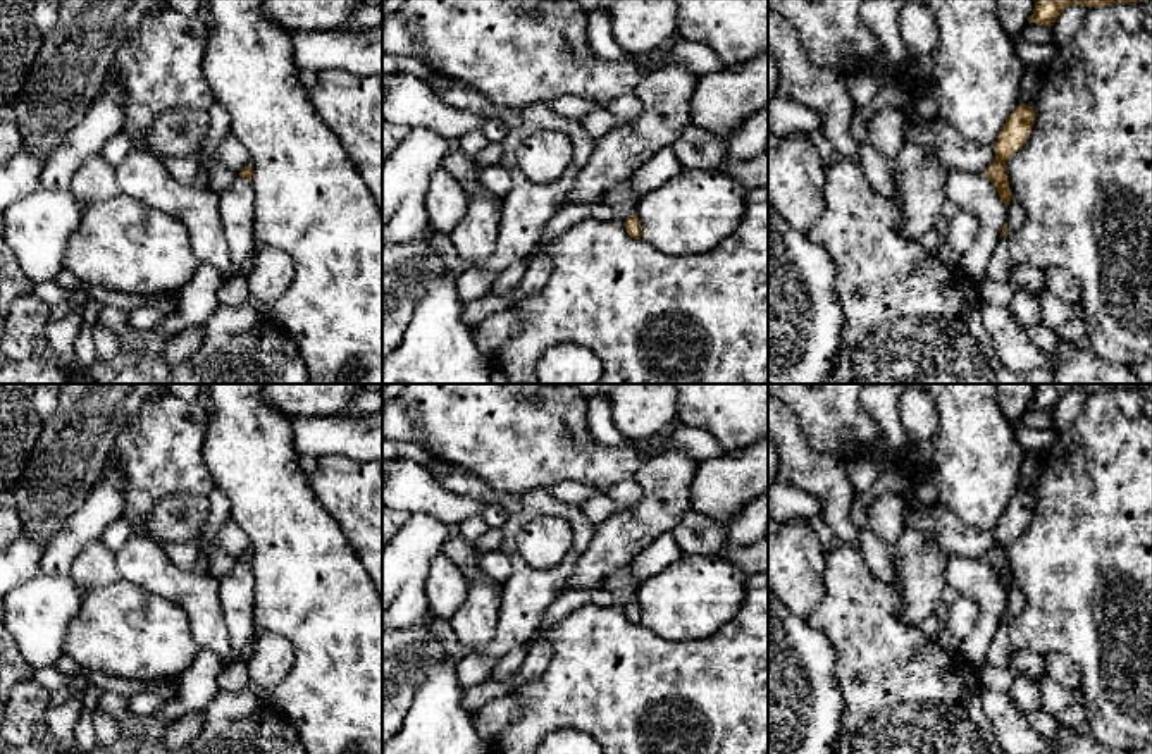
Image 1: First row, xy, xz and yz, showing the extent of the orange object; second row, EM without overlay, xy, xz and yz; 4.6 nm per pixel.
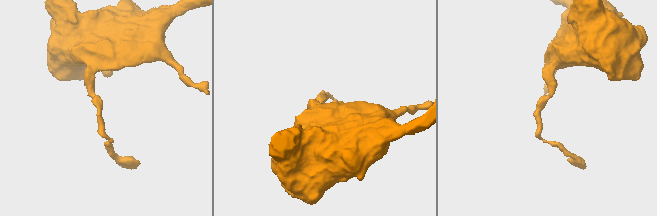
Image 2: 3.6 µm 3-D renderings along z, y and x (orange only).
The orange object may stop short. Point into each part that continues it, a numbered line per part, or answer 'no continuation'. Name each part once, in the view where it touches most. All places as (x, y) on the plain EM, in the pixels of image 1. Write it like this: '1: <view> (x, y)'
no continuation

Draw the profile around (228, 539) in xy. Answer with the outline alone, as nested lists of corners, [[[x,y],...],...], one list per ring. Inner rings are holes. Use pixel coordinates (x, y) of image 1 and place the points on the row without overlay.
[[[231,520],[219,528],[214,546],[236,559],[239,559],[251,547],[248,535]]]

